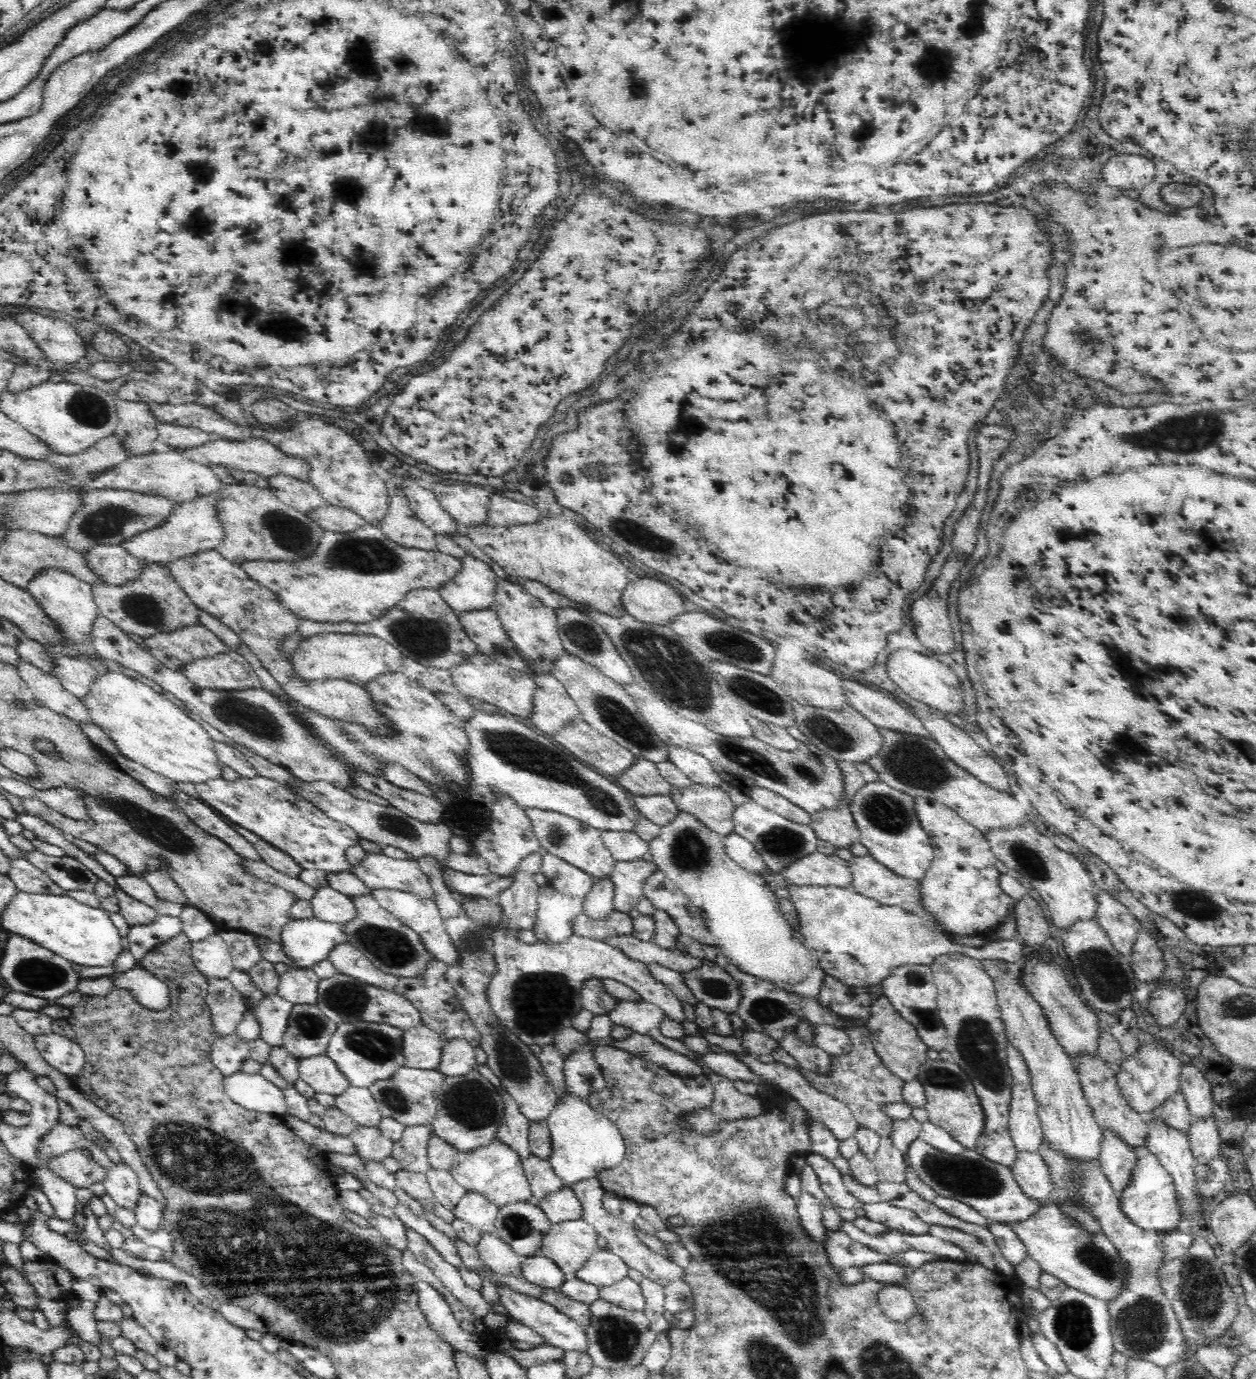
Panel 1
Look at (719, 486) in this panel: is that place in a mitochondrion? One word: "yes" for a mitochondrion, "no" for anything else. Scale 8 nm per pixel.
no

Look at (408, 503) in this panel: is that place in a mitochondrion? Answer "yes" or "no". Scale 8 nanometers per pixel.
no

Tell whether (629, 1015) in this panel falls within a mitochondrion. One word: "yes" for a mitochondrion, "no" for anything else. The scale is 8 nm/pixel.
no

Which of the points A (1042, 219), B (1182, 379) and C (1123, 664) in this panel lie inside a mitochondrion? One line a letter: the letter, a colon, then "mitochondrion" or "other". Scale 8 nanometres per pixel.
A: other
B: other
C: other

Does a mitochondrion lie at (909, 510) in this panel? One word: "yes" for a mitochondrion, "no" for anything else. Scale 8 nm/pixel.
no

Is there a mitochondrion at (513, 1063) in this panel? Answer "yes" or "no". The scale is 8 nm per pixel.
yes

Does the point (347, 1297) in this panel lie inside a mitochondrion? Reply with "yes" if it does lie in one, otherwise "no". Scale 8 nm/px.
yes

